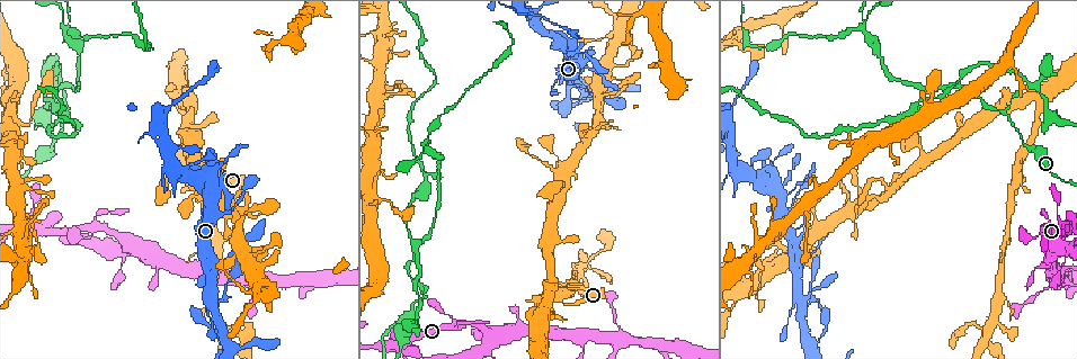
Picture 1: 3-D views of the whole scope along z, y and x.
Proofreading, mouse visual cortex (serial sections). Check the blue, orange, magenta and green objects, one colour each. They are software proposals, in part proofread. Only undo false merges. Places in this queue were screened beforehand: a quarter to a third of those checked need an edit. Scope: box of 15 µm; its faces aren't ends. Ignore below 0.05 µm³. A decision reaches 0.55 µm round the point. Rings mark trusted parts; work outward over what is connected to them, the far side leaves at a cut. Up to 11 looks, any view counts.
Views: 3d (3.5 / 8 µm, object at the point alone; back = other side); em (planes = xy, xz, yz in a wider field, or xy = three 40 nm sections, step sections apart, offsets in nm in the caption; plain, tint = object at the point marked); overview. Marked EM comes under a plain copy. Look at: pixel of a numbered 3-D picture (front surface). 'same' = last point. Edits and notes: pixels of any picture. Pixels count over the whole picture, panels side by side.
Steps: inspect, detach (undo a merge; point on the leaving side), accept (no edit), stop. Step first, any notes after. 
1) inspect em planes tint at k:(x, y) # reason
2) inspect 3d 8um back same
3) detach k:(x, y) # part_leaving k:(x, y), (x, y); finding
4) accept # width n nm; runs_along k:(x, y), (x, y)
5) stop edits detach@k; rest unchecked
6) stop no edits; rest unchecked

inspect 3d 8um at 1:(1010, 220) # a narrow waist

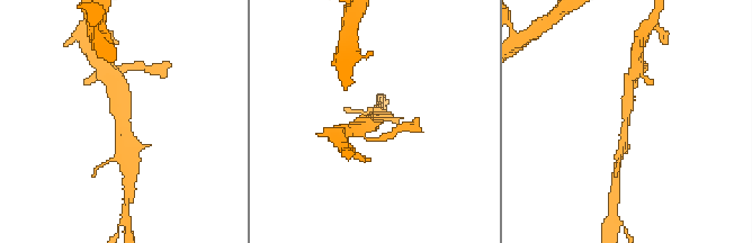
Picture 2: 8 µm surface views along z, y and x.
inspect 3d 3.5um at 2:(624, 117)

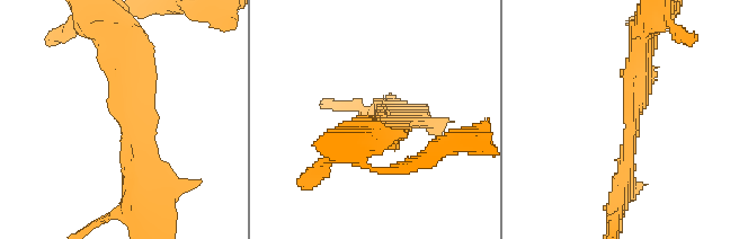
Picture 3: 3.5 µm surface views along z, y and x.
inspect em xy step 2 tint at 3:(635, 119)

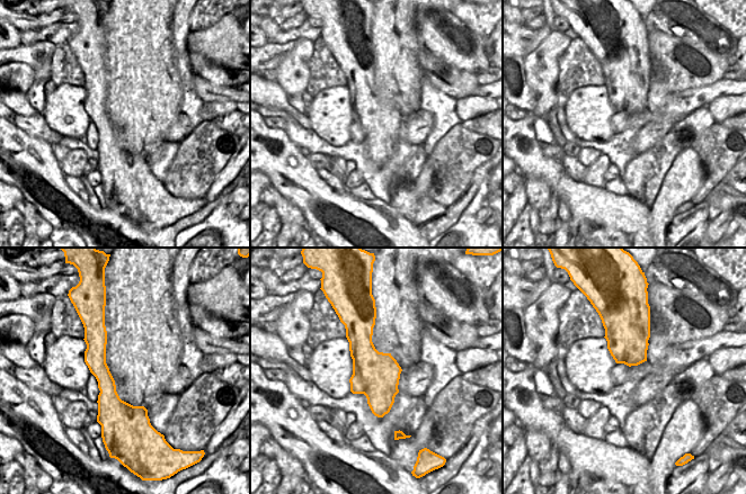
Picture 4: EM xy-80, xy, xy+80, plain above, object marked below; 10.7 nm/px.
accept # width 500 nm; runs_along 3:(641, 44), (639, 96), (619, 196); all the same cell

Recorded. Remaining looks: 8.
inspect 3d 3.5um at 1:(580, 269) # four-way junction

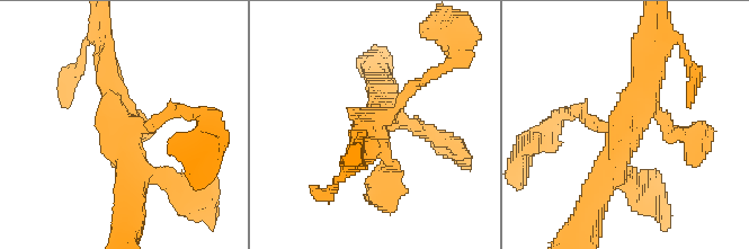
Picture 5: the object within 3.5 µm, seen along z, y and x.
inspect em xy step 2 tint at 5:(125, 127) # shape alone is not enough

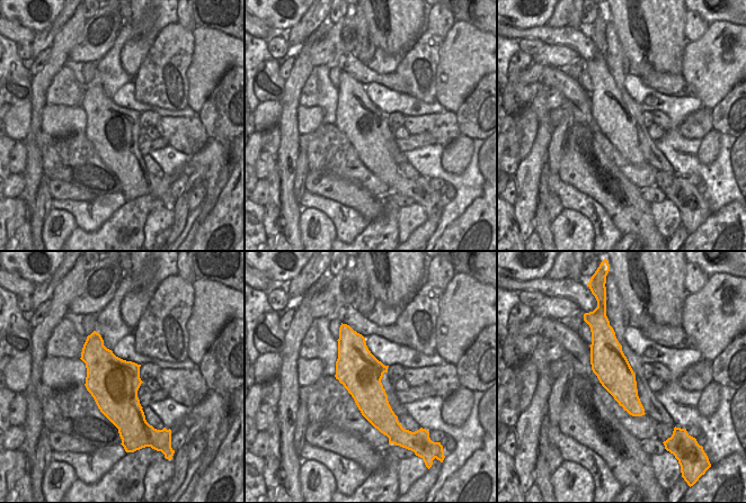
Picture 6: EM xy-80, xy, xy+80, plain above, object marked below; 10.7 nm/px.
accept # width 460 nm; runs_along 5:(104, 65), (124, 145), (169, 184); all the same cell

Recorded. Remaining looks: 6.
inspect 3d 3.5um at 1:(227, 342) # abrupt turn

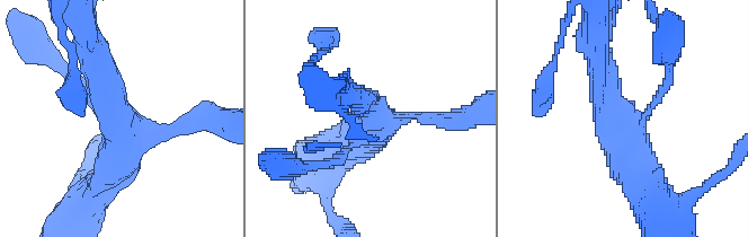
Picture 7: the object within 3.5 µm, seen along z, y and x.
inspect em planes tint at 7:(121, 123)

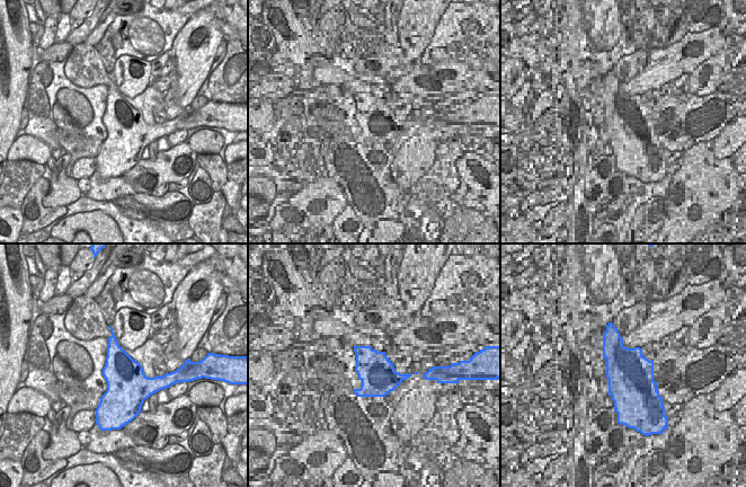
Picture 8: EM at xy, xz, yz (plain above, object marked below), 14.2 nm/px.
accept # runs_along 7:(359, 98), (373, 132), (328, 164); continuous, no second cell

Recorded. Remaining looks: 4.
inspect 3d 3.5um at 1:(56, 88) # a narrow waist

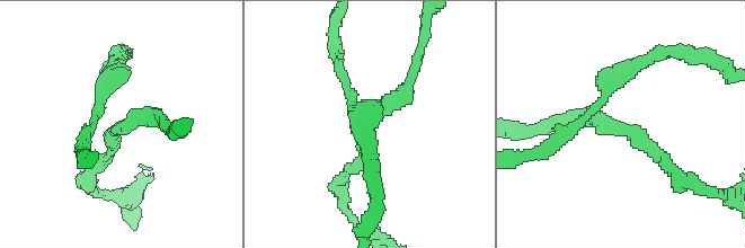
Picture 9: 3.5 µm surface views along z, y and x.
inspect em xy step 3 tint at 9:(112, 134) # arm_widths 150, 250 nm

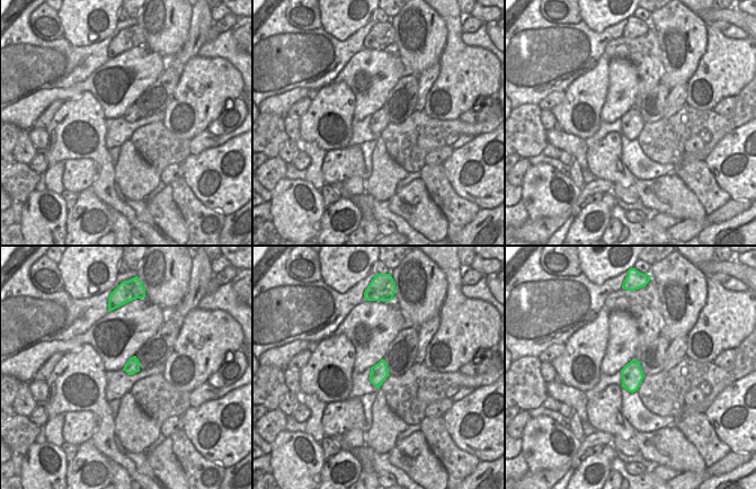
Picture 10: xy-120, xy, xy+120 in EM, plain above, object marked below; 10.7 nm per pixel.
accept # runs_along 9:(343, 175), (411, 77); continuous, no second cell

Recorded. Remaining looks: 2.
stop no edits; rest unchecked

